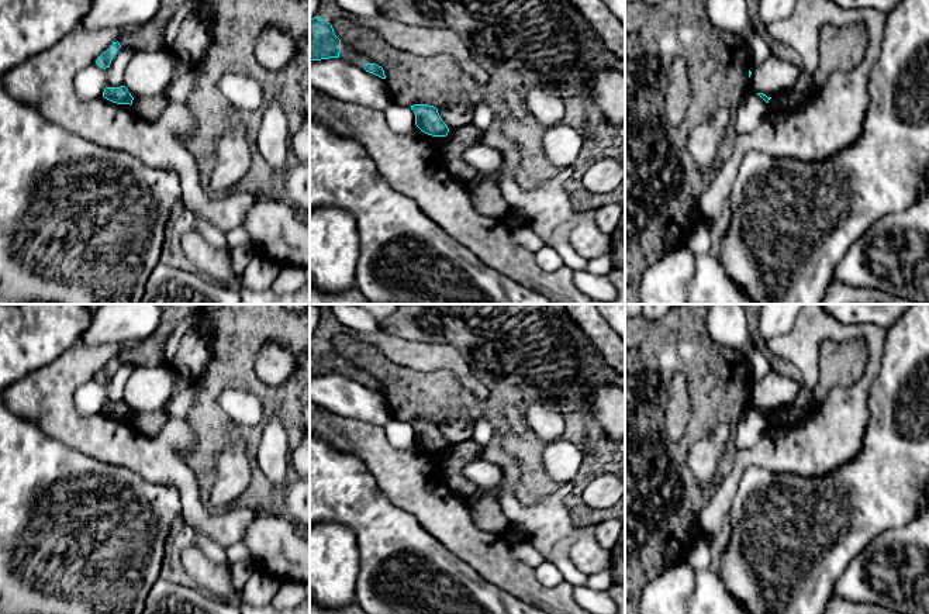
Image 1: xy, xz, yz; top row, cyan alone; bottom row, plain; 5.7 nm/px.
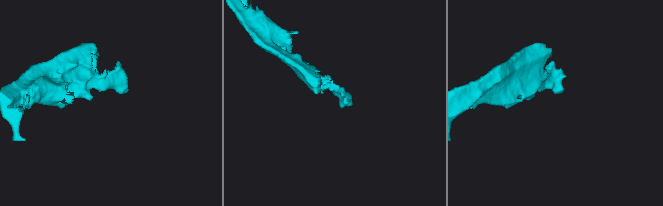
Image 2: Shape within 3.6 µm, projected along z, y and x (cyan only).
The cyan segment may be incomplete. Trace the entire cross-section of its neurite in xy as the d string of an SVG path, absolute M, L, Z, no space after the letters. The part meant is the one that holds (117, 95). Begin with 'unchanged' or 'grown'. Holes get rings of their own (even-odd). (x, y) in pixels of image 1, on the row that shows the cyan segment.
unchanged; M125 86L121 87L106 87L103 92L103 97L117 103L117 104L132 104L134 97L128 92Z

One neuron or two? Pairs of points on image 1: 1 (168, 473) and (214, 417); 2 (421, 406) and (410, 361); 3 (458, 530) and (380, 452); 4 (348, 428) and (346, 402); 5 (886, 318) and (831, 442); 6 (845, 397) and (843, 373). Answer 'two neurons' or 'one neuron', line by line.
1: two neurons
2: two neurons
3: one neuron
4: two neurons
5: two neurons
6: two neurons

